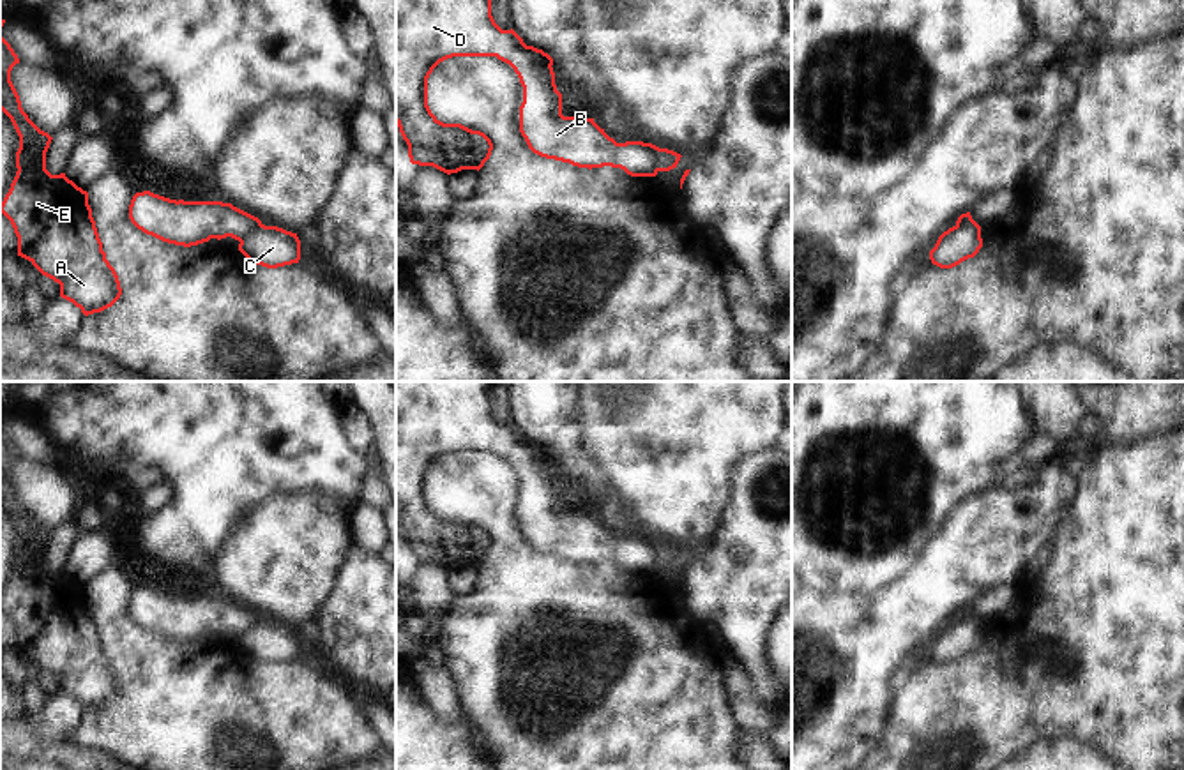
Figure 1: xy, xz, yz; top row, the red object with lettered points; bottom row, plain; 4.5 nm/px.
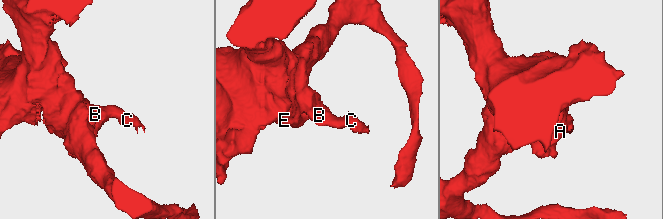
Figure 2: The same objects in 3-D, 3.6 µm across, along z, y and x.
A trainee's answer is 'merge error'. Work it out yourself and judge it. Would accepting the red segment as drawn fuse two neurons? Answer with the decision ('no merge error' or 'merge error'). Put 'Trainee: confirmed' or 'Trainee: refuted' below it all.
merge error
Trainee: confirmed

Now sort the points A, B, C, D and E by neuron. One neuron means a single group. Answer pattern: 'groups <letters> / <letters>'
groups A B D E / C

